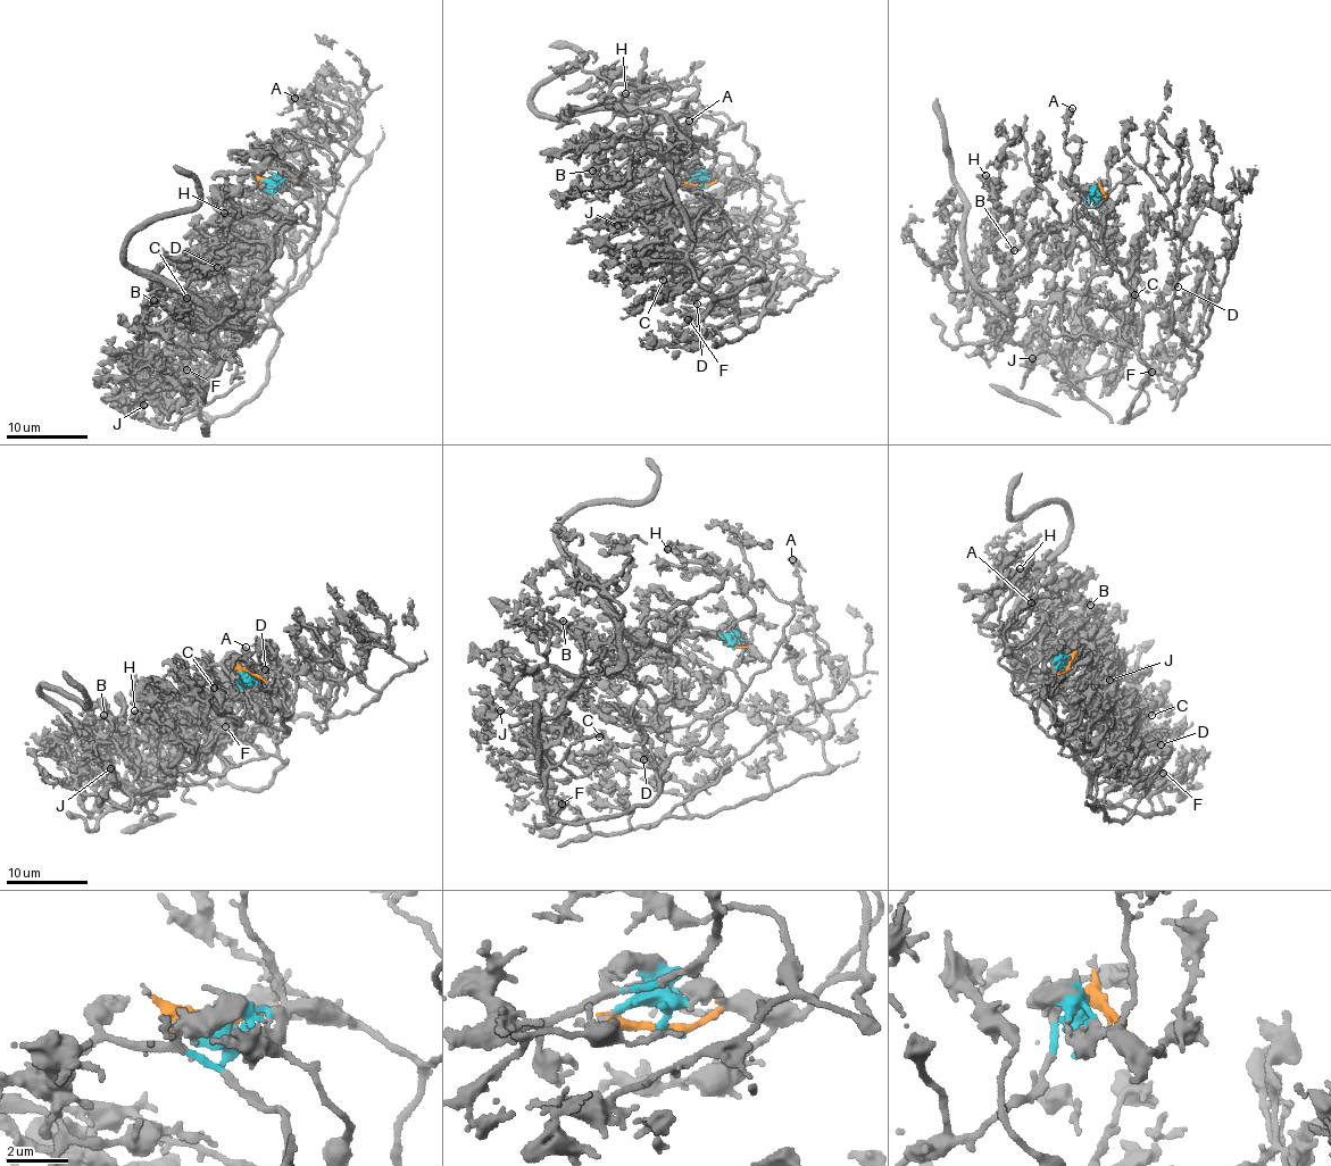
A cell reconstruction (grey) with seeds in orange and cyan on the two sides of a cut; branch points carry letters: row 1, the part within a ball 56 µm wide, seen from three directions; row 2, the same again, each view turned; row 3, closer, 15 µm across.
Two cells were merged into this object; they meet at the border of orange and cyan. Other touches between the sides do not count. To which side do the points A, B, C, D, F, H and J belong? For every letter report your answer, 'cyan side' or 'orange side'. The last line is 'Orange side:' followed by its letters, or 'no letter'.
A: orange side
B: cyan side
C: orange side
D: orange side
F: orange side
H: cyan side
J: cyan side
Orange side: A, C, D, F

